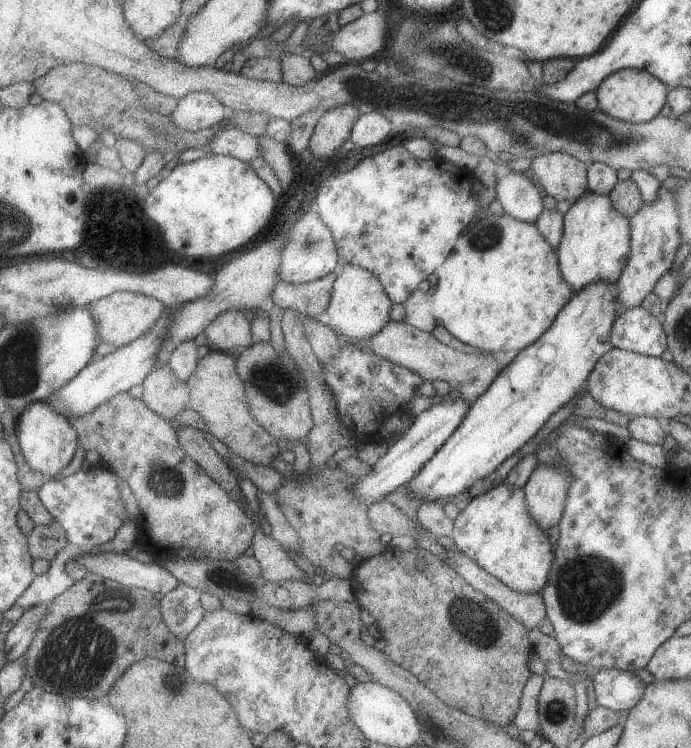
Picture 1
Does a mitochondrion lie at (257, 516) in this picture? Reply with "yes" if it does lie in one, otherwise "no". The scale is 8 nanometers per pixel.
no

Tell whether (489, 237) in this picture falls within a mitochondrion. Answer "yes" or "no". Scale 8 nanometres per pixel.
yes

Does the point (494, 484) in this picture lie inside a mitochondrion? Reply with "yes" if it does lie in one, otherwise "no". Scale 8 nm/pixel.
no

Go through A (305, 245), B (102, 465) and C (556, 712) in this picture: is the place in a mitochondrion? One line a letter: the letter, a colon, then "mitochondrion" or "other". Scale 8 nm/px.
A: mitochondrion
B: other
C: mitochondrion

